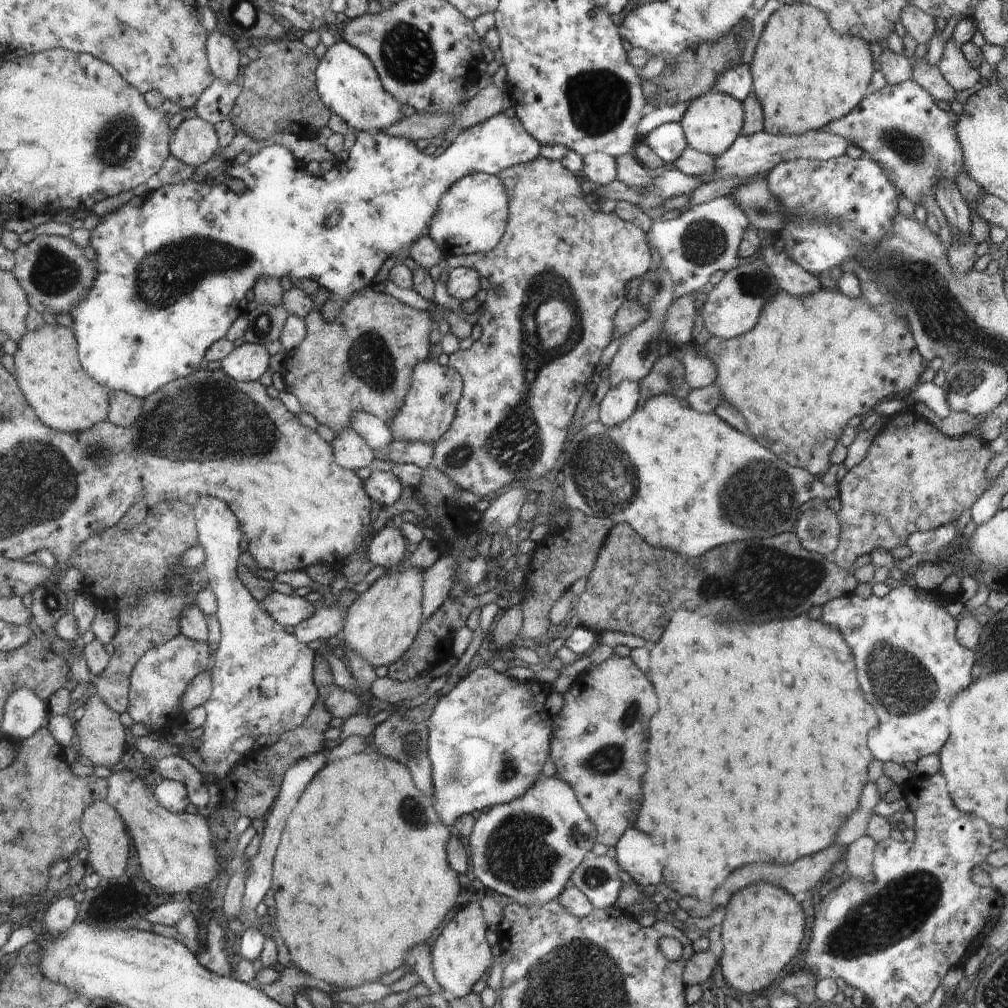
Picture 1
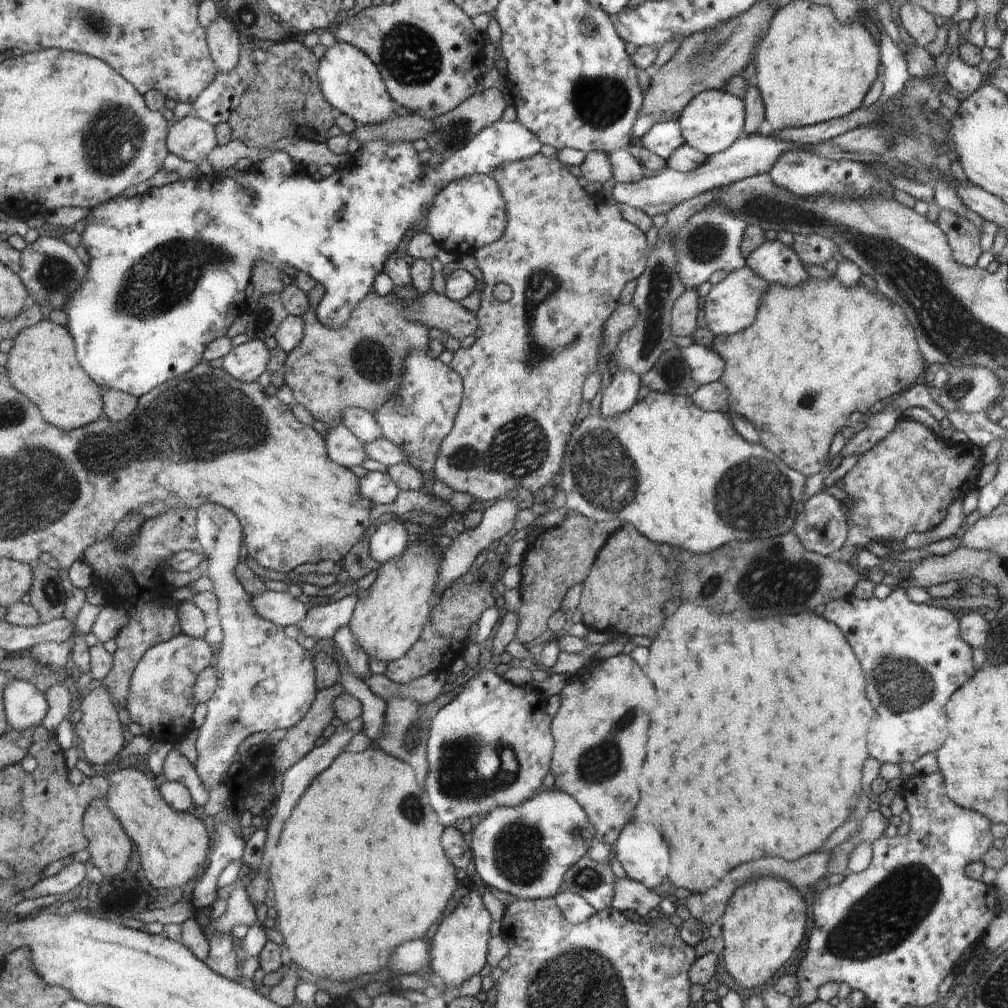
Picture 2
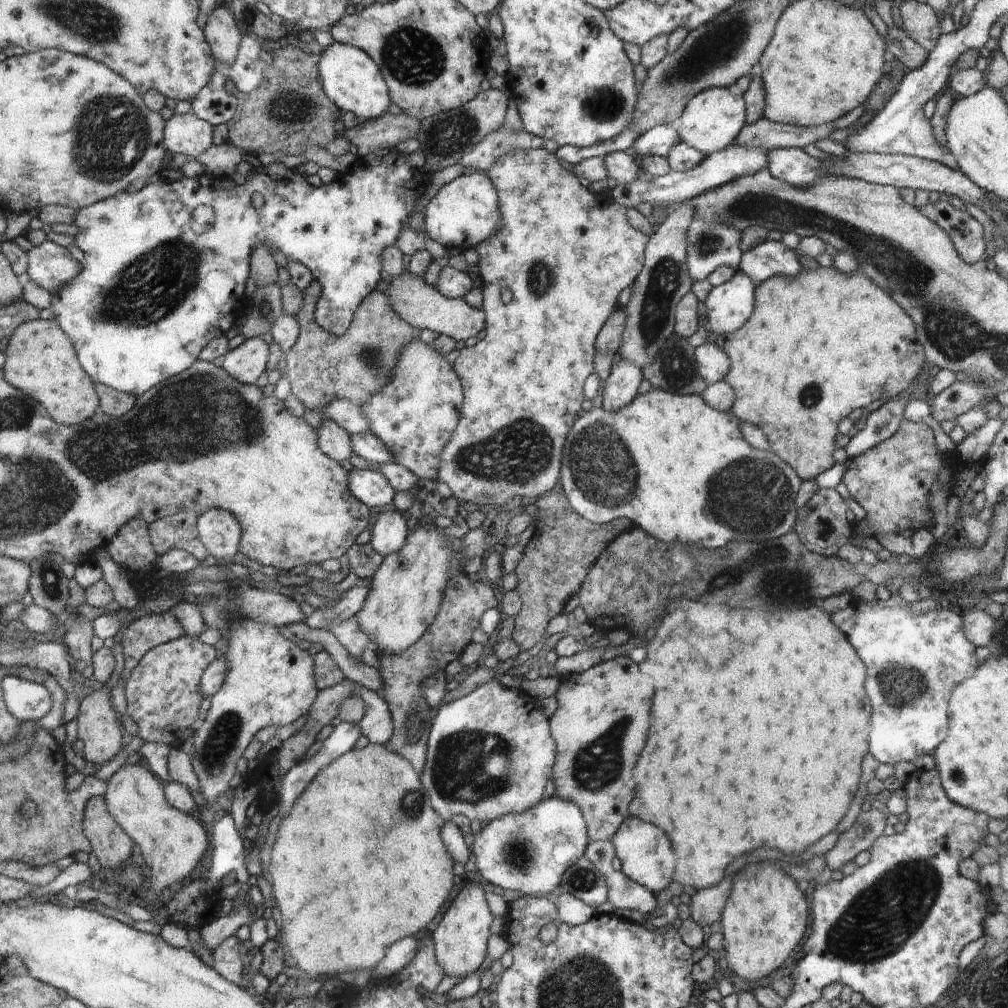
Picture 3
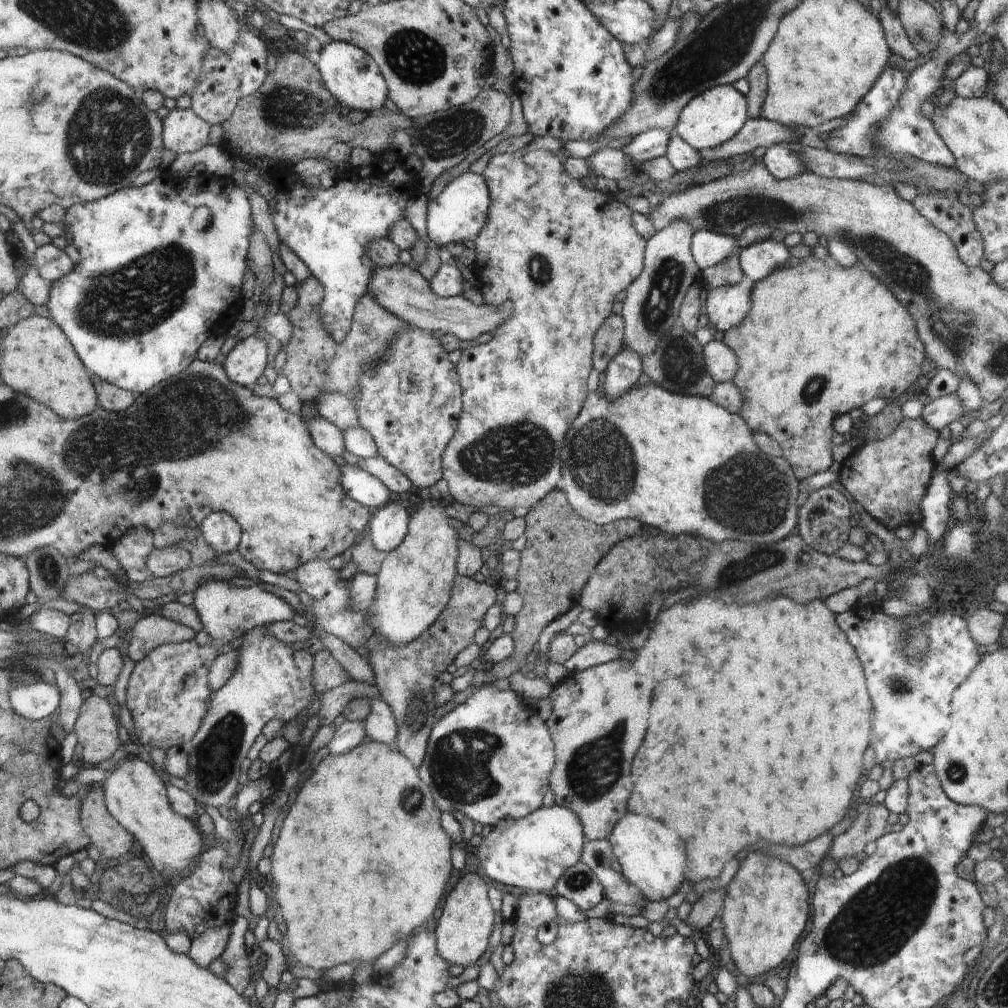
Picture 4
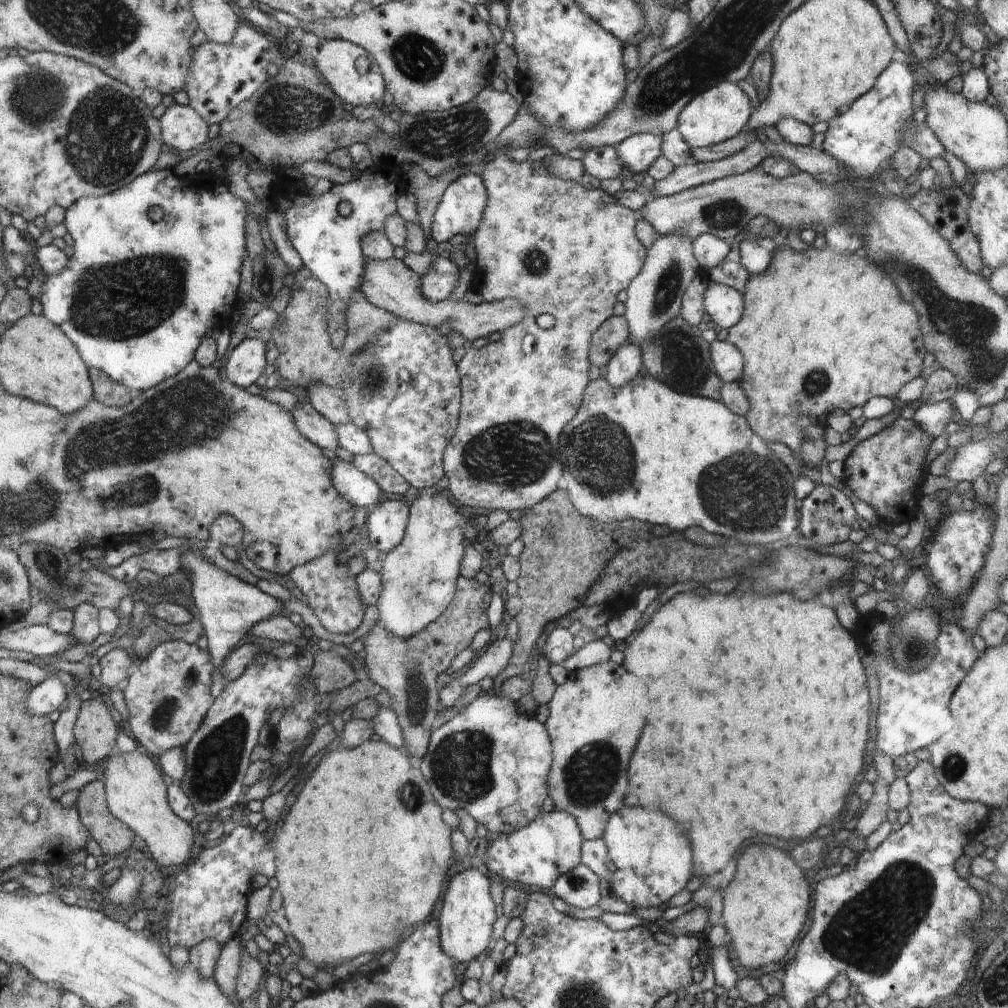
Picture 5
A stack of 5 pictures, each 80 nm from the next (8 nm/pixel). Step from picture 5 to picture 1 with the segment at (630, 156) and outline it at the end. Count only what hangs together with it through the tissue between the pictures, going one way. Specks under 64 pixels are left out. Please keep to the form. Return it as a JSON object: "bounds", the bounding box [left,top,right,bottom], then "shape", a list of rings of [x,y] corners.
{"bounds":[644,122,688,164],"shape":[[[677,122],[657,126],[644,141],[666,164],[673,163],[688,145],[683,126]]]}

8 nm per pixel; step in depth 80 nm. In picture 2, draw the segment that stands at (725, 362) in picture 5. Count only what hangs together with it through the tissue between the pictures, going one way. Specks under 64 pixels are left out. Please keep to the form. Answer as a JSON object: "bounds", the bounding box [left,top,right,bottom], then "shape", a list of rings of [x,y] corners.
{"bounds":[681,343,725,385],"shape":[[[693,343],[681,348],[685,361],[691,368],[693,379],[700,385],[718,381],[725,369],[724,359],[711,348]]]}

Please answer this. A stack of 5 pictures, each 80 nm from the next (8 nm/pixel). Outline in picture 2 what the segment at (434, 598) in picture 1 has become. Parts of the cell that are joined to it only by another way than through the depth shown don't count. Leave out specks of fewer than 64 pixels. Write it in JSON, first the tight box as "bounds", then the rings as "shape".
{"bounds":[437,496,518,594],"shape":[[[506,496],[502,499],[498,499],[495,504],[492,504],[492,506],[483,512],[482,520],[475,528],[468,529],[453,539],[450,546],[442,552],[441,570],[439,571],[439,582],[437,583],[439,594],[441,594],[442,590],[446,587],[449,587],[451,582],[464,576],[464,574],[470,570],[475,558],[485,553],[492,542],[496,542],[496,540],[504,541],[509,537],[514,531],[513,526],[518,511],[517,498]]]}

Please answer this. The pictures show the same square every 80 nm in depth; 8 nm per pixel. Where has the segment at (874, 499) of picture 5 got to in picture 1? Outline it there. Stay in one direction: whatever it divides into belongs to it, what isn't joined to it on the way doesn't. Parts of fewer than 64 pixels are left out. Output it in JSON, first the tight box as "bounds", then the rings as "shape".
{"bounds":[829,407,994,570],"shape":[[[905,407],[888,418],[870,443],[864,460],[841,473],[836,484],[839,488],[836,506],[841,522],[841,539],[829,558],[840,568],[847,570],[859,556],[870,554],[872,548],[880,547],[891,552],[897,546],[906,545],[912,533],[933,531],[956,521],[991,485],[985,472],[994,457],[988,441],[983,441],[972,433],[947,437],[911,407]]]}

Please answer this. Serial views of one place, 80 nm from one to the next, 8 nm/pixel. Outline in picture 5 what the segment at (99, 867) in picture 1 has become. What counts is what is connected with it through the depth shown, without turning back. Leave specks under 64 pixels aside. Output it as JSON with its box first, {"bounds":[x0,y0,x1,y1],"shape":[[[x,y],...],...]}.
{"bounds":[74,777,134,858],"shape":[[[101,777],[79,790],[74,806],[90,837],[96,840],[104,854],[112,858],[130,848],[134,831],[111,813],[107,805],[106,784]]]}

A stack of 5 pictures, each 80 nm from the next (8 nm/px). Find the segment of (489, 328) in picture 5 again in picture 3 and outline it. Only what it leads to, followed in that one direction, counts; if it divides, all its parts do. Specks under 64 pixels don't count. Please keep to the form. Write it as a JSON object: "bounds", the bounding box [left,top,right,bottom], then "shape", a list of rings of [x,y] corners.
{"bounds":[384,268,487,341],"shape":[[[407,268],[398,276],[384,279],[389,282],[384,294],[389,296],[392,308],[396,310],[401,319],[423,330],[426,335],[437,332],[455,341],[465,341],[487,328],[487,314],[482,308],[472,307],[463,298],[449,299],[440,294],[436,287],[428,285],[423,277],[415,275]]]}

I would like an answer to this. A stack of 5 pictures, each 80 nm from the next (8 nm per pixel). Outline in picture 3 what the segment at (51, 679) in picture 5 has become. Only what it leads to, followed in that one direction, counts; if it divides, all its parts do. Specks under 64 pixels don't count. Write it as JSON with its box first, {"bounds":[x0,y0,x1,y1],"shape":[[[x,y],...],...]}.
{"bounds":[2,675,53,724],"shape":[[[10,675],[3,678],[2,685],[8,710],[16,714],[16,718],[21,718],[21,723],[29,721],[36,724],[50,712],[53,700],[44,684]]]}

